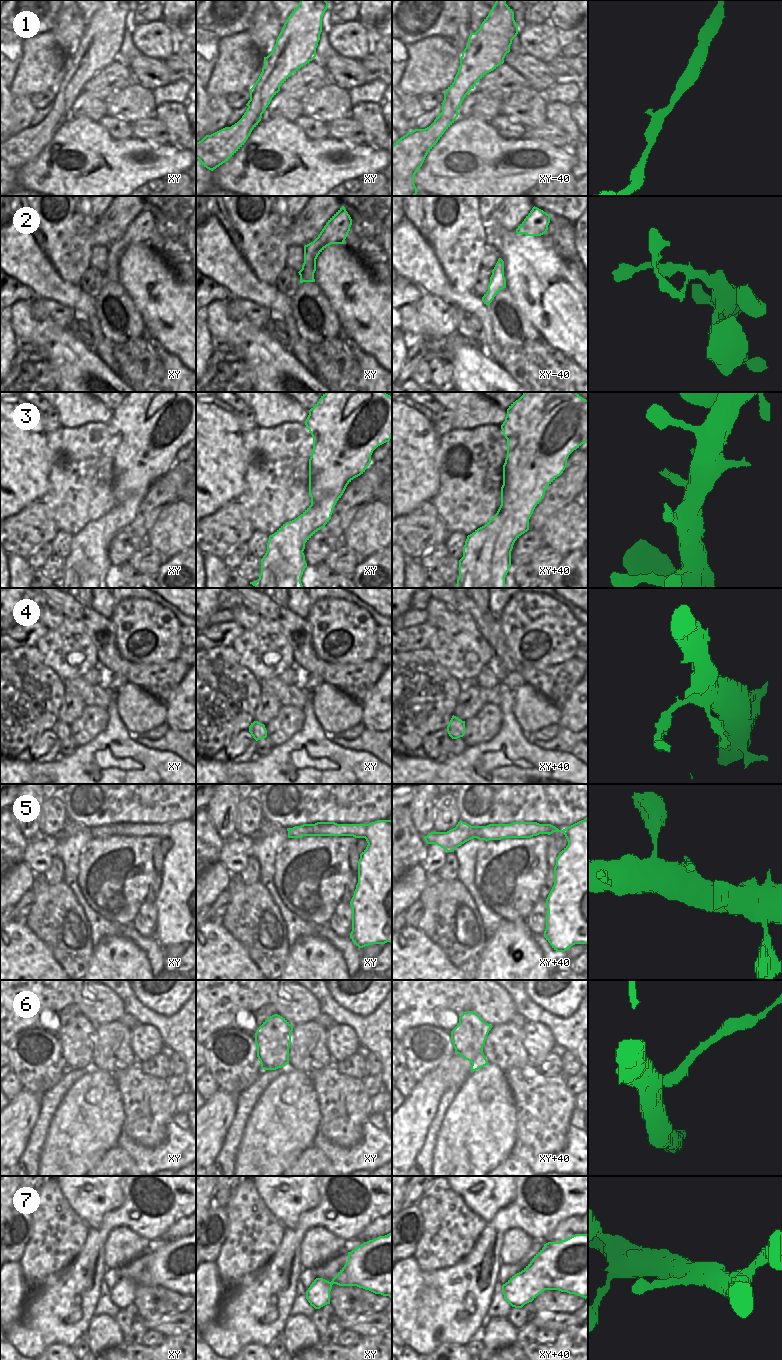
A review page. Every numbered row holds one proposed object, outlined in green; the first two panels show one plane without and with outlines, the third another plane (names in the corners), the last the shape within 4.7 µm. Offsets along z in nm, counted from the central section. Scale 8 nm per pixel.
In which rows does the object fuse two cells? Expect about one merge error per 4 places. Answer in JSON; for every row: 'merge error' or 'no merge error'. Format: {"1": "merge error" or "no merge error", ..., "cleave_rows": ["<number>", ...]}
{"1": "no merge error", "2": "no merge error", "3": "no merge error", "4": "no merge error", "5": "no merge error", "6": "merge error", "7": "no merge error", "cleave_rows": ["6"]}

